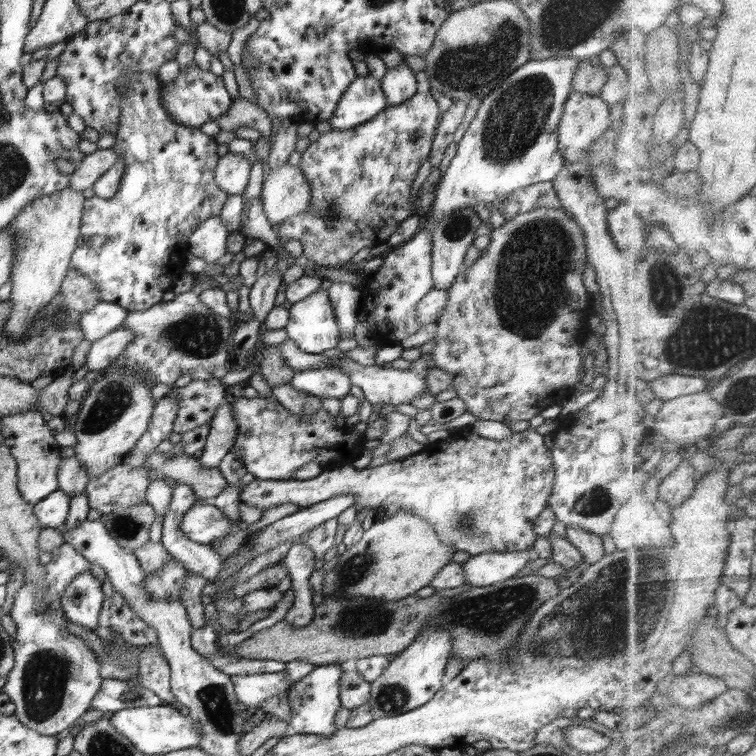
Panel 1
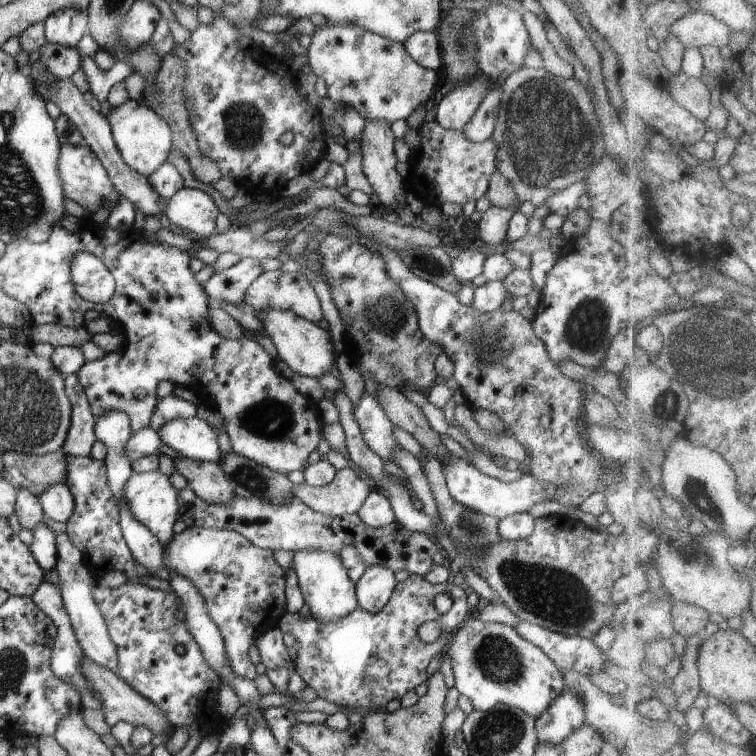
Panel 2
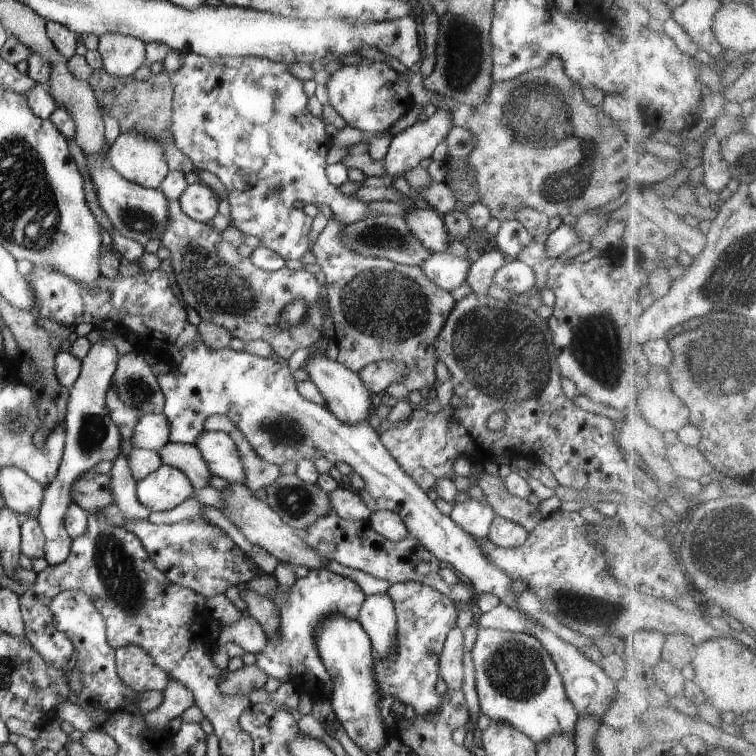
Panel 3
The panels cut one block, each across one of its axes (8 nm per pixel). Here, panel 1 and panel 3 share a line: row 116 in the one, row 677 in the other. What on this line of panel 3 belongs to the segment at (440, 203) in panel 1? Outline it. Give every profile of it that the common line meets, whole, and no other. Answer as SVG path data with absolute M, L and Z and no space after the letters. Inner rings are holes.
M480 628L472 648L479 709L492 721L516 728L534 744L556 734L573 736L578 712L568 700L564 682L544 646L526 633Z

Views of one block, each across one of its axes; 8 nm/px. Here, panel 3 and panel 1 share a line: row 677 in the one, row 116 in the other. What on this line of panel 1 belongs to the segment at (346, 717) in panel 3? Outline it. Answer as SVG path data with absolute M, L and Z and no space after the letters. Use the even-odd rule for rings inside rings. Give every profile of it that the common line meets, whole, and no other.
M371 75L362 76L348 86L327 122L332 129L350 130L368 123L387 107L381 80L376 80Z

